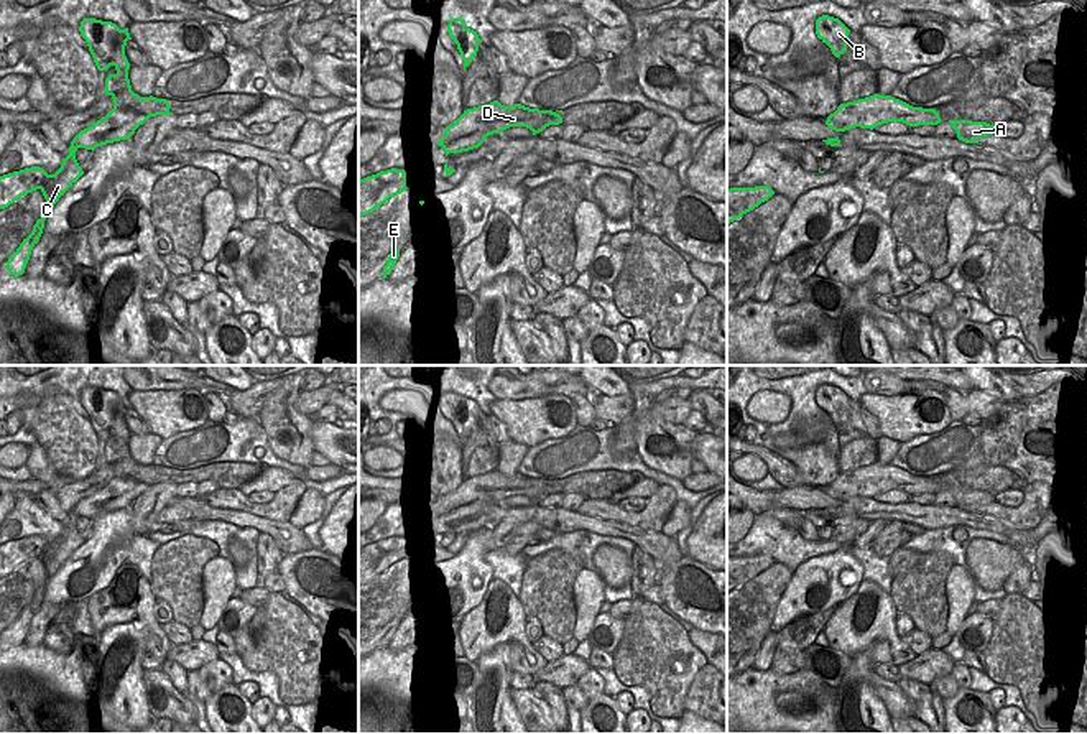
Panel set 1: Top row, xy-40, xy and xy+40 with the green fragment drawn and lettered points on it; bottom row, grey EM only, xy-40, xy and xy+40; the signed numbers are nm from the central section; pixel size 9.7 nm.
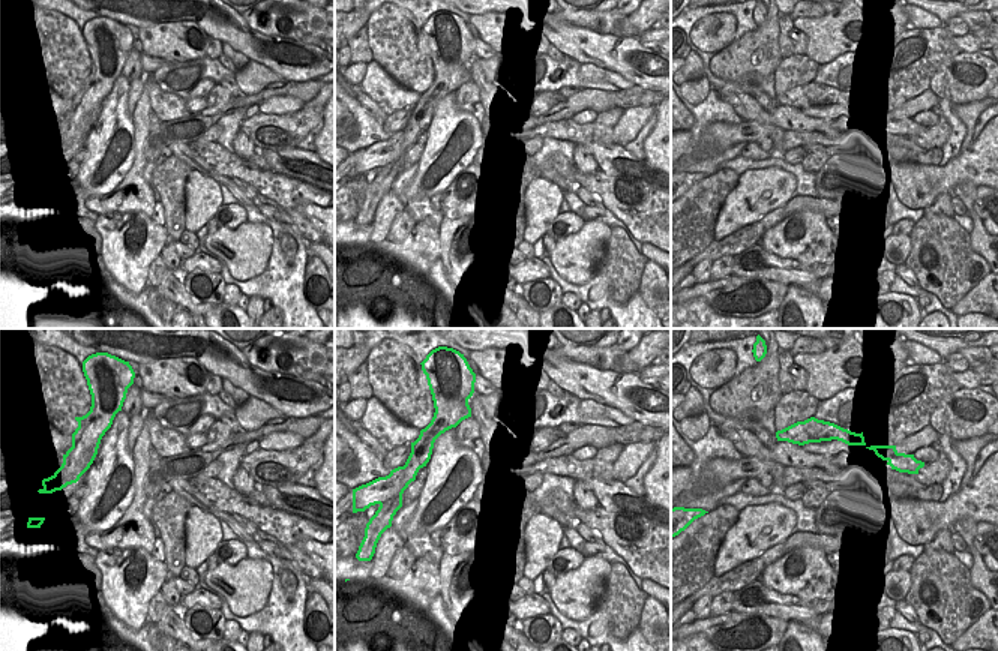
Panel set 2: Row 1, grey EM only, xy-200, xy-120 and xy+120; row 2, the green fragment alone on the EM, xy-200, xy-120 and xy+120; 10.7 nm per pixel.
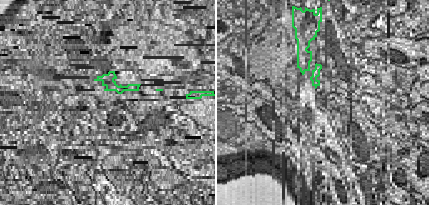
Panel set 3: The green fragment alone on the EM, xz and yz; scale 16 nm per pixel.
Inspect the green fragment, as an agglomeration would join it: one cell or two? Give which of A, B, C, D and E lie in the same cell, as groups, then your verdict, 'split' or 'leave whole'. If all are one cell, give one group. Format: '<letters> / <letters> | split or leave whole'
A B C D E | leave whole

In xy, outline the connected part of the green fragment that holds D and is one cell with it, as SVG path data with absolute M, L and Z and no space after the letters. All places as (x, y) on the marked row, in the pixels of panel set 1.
M498 100L464 110L464 114L449 127L439 142L436 142L446 156L479 148L488 135L502 133L510 127L526 127L533 135L549 125L562 123L562 110L539 110L521 104L505 107Z

